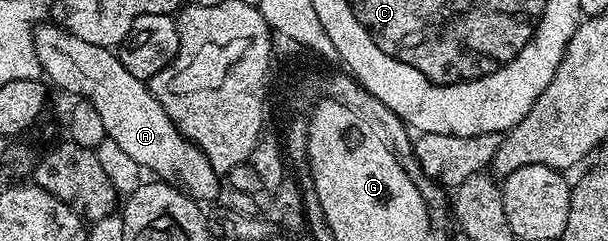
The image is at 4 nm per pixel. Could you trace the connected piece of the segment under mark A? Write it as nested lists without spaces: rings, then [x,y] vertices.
[[[40,24],[33,29],[34,52],[38,56],[38,64],[43,77],[49,83],[53,82],[60,90],[65,90],[68,94],[77,94],[77,99],[88,102],[94,106],[102,119],[106,136],[126,152],[127,156],[140,165],[141,171],[150,173],[159,181],[169,183],[181,190],[190,198],[195,198],[197,203],[205,204],[211,198],[216,198],[220,194],[220,182],[222,186],[221,175],[206,160],[206,156],[198,149],[193,142],[181,134],[178,127],[172,123],[170,116],[166,116],[166,108],[158,104],[158,100],[152,95],[148,82],[138,80],[122,68],[119,53],[113,52],[109,47],[99,46],[98,44],[86,44],[78,36],[74,36],[63,25],[48,26],[49,24]]]

